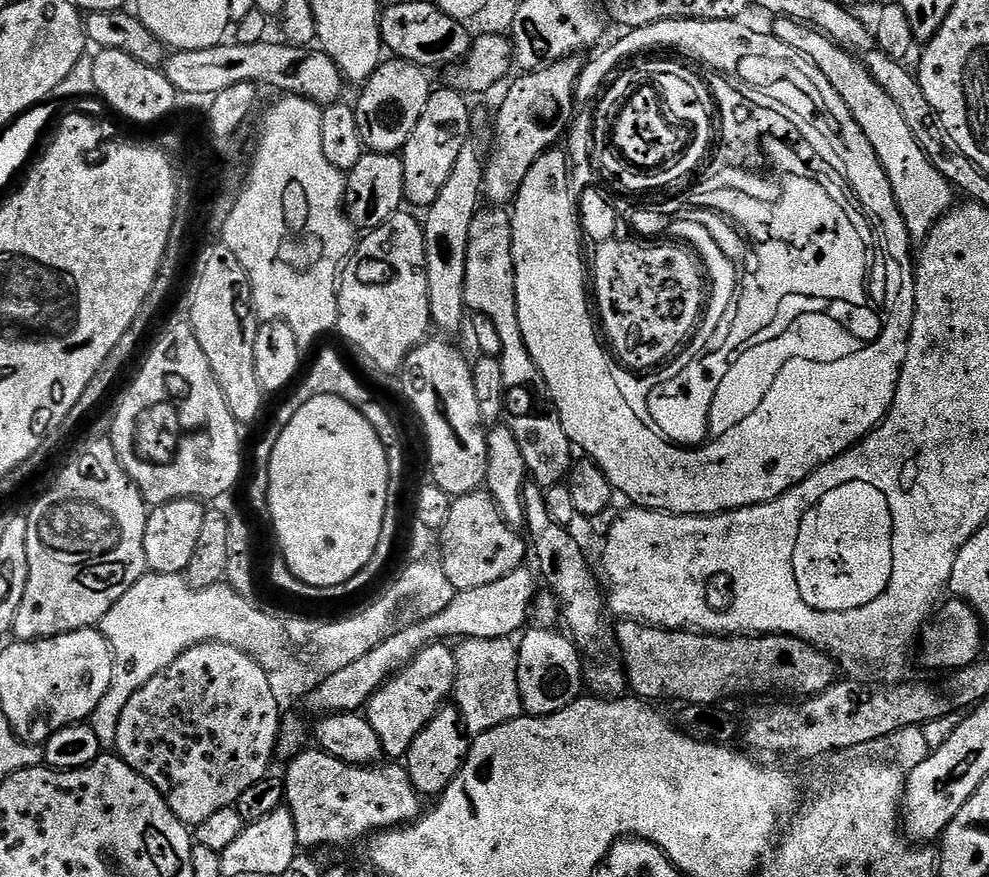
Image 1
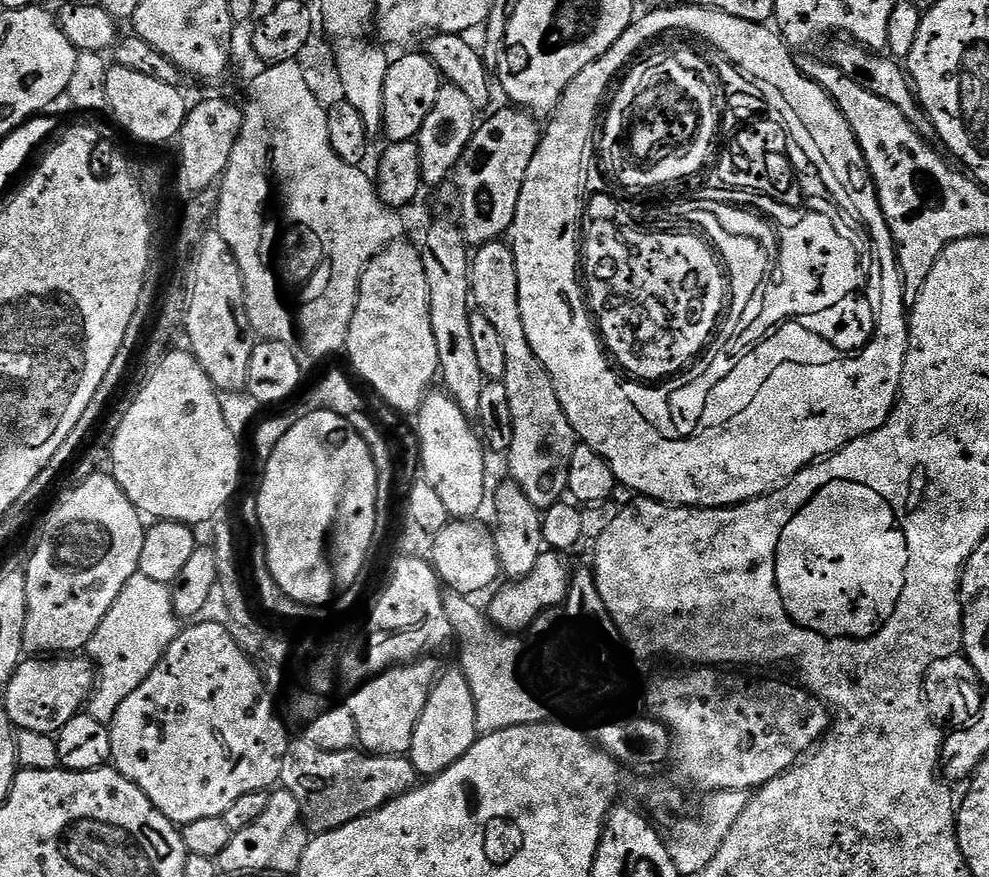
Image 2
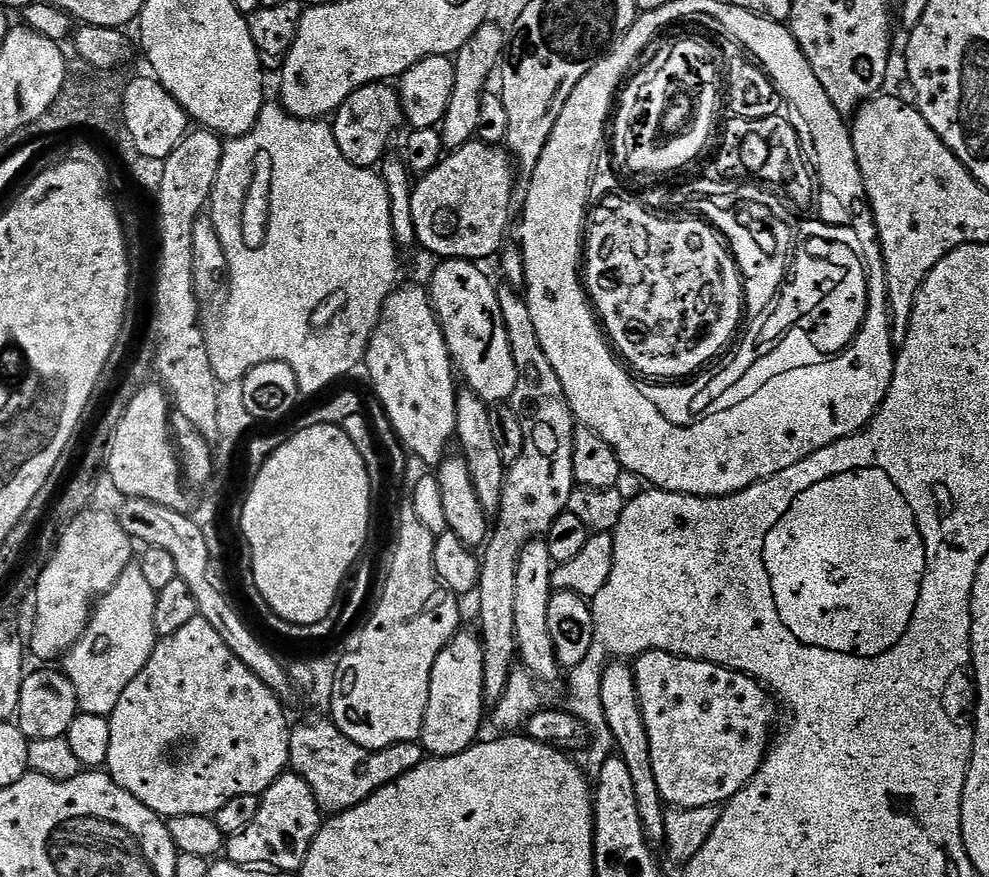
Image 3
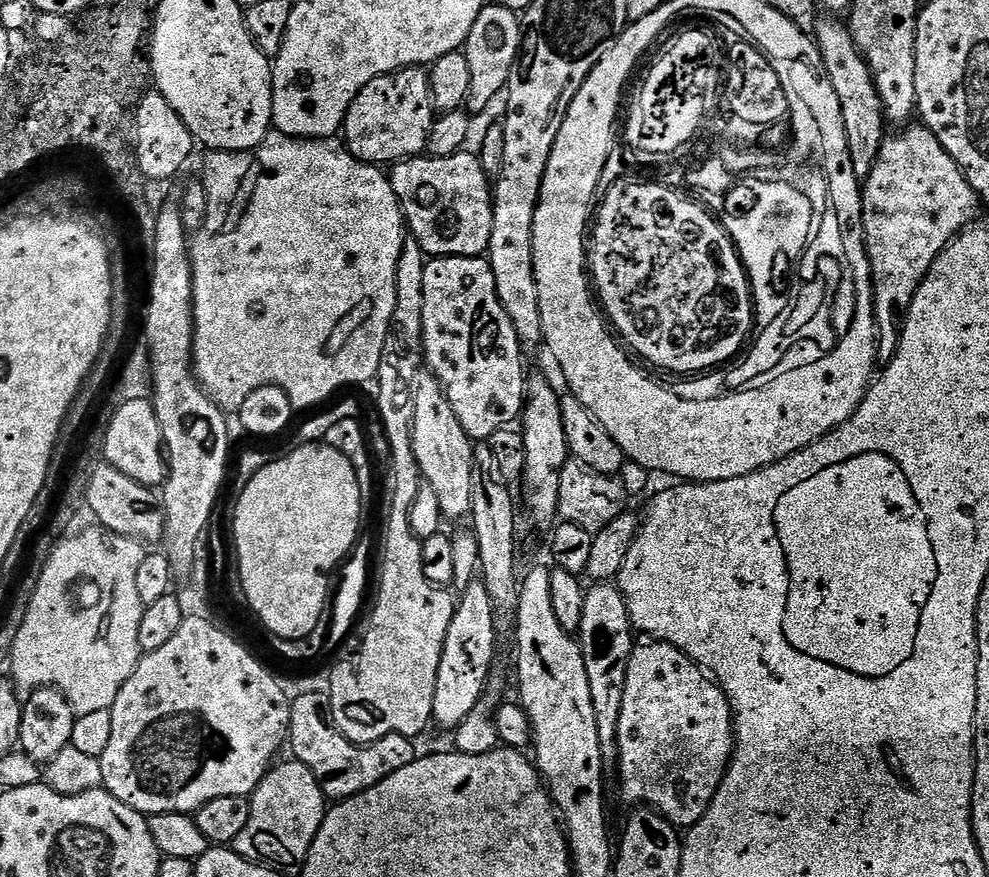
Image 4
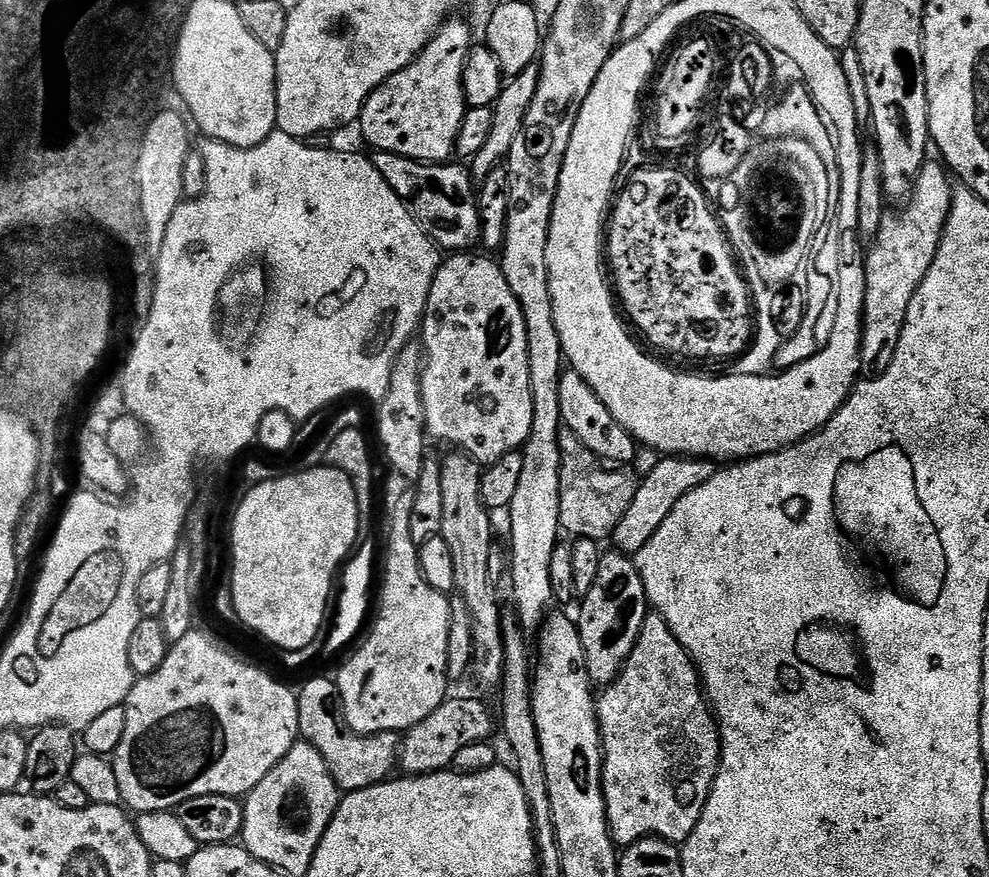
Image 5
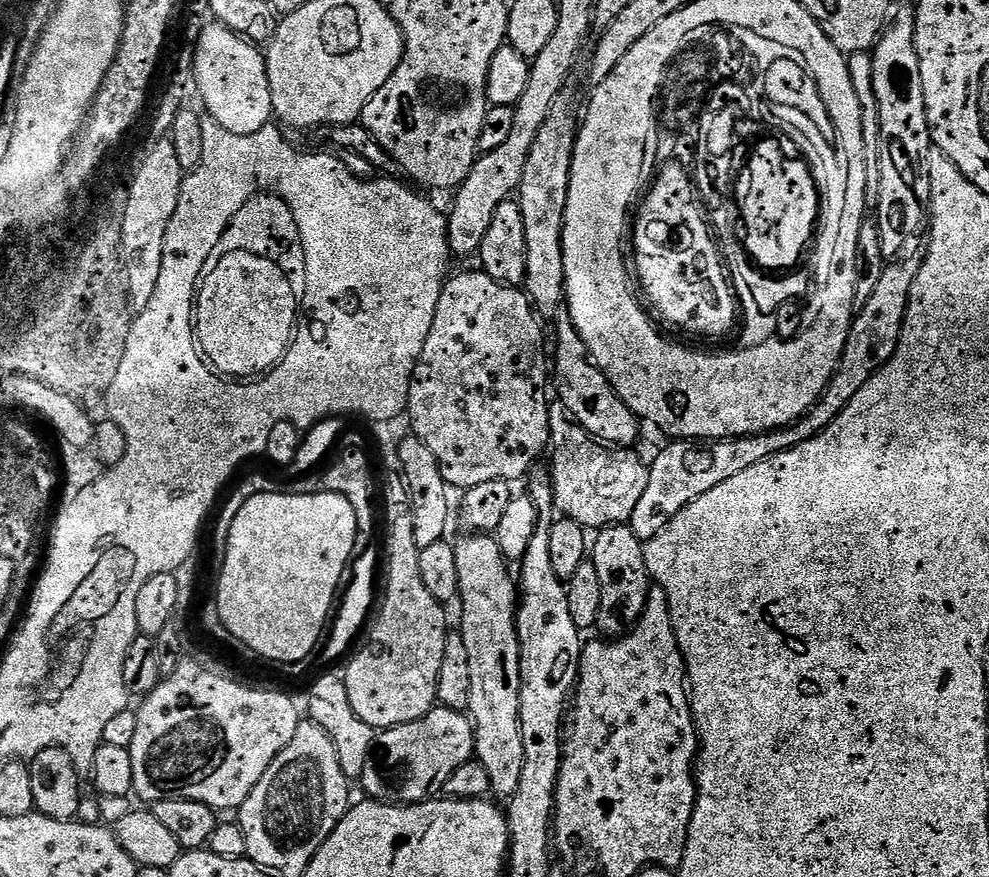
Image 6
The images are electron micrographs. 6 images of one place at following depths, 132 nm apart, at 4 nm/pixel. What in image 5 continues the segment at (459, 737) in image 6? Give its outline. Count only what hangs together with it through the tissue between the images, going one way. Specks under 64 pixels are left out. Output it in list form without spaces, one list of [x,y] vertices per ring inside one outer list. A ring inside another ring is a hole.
[[[445,699],[443,704],[422,718],[414,727],[403,733],[400,741],[398,768],[401,773],[409,776],[425,776],[431,772],[443,772],[451,765],[454,754],[465,746],[478,744],[489,739],[488,735],[494,728],[494,716],[488,713],[488,708],[480,700]]]

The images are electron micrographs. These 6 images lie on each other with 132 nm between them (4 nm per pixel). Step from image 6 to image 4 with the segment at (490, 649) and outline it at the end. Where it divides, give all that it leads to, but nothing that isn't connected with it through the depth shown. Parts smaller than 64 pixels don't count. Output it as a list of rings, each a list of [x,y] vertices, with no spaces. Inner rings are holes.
[[[424,374],[419,377],[414,389],[414,422],[412,423],[412,445],[414,458],[418,458],[418,466],[423,483],[430,485],[438,494],[438,503],[442,506],[442,514],[449,521],[471,517],[472,491],[474,490],[474,441],[462,430],[462,422],[458,422],[458,414],[454,414],[454,406],[446,398],[442,386],[435,376]]]

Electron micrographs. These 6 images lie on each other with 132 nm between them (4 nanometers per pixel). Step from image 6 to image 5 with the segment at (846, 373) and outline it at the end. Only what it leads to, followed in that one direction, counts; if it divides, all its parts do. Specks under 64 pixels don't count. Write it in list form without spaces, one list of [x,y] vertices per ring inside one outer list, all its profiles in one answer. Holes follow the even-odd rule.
[[[925,163],[920,169],[911,196],[901,207],[905,208],[901,212],[885,211],[876,239],[867,249],[864,262],[864,329],[860,335],[860,371],[865,377],[881,376],[890,366],[894,350],[898,350],[898,338],[902,338],[906,310],[910,310],[910,298],[914,298],[918,286],[922,286],[922,278],[926,278],[934,262],[934,254],[938,254],[938,246],[952,205],[954,184],[953,181],[948,181],[947,175],[949,173],[943,163]],[[664,456],[650,474],[646,474],[636,485],[634,502],[630,502],[630,510],[622,514],[622,522],[614,530],[610,544],[615,551],[625,554],[635,554],[646,546],[646,542],[666,522],[673,506],[683,496],[690,494],[698,486],[710,482],[710,478],[718,471],[717,465],[710,460],[702,460],[695,456]]]

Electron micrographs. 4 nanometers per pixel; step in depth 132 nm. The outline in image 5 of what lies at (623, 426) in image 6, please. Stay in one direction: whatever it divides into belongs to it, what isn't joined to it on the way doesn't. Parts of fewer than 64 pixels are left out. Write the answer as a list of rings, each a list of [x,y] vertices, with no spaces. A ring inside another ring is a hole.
[[[565,370],[560,375],[560,389],[558,390],[560,403],[560,418],[563,427],[568,428],[586,446],[586,450],[593,452],[599,460],[606,460],[617,466],[631,465],[638,447],[636,439],[622,426],[618,426],[618,418],[602,406],[602,398],[590,390],[590,386],[576,372]]]

